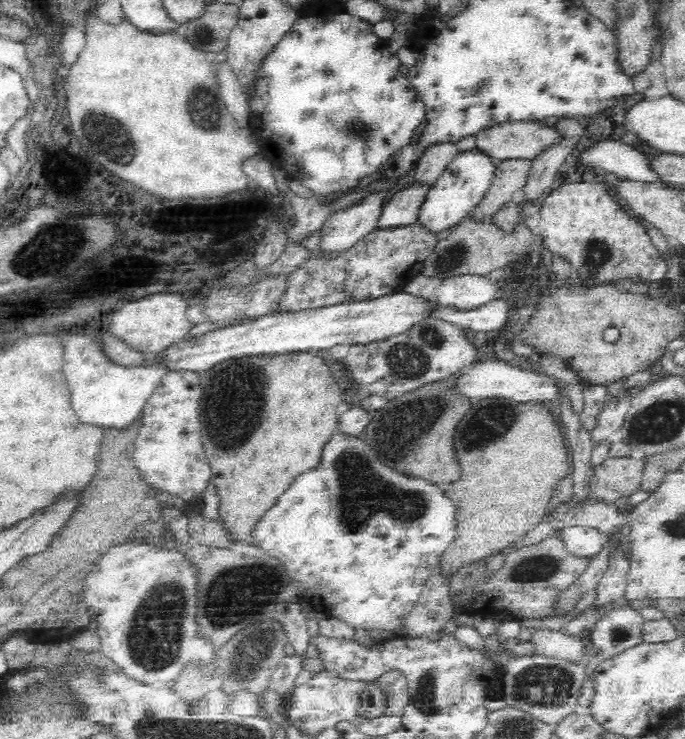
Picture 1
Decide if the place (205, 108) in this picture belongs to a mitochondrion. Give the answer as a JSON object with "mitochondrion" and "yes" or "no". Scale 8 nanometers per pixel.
{"mitochondrion":"yes"}

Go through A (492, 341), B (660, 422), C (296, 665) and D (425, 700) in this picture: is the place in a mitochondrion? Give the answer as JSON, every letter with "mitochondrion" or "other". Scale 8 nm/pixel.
{"A":"other","B":"mitochondrion","C":"other","D":"mitochondrion"}

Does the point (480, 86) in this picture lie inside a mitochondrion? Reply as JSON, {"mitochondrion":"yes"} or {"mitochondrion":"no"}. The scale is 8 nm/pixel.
{"mitochondrion":"yes"}

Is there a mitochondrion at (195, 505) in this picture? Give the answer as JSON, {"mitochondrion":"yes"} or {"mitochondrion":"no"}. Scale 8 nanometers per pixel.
{"mitochondrion":"no"}

